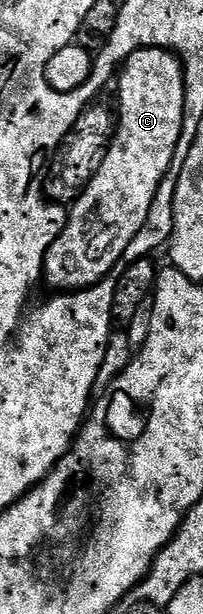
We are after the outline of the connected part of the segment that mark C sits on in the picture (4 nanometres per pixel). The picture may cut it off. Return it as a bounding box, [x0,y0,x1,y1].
[45,48,186,294]

